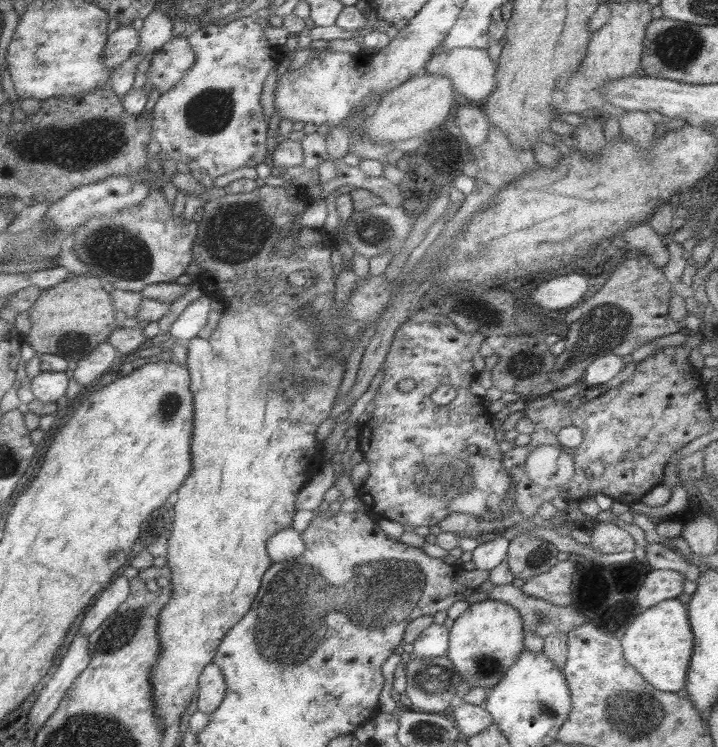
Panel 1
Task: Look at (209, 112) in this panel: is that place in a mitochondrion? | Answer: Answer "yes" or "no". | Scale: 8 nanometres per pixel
yes

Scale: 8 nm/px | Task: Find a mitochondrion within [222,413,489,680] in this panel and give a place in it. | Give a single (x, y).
(448, 480)

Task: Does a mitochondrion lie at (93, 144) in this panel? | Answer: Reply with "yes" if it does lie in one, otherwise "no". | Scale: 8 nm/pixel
yes

